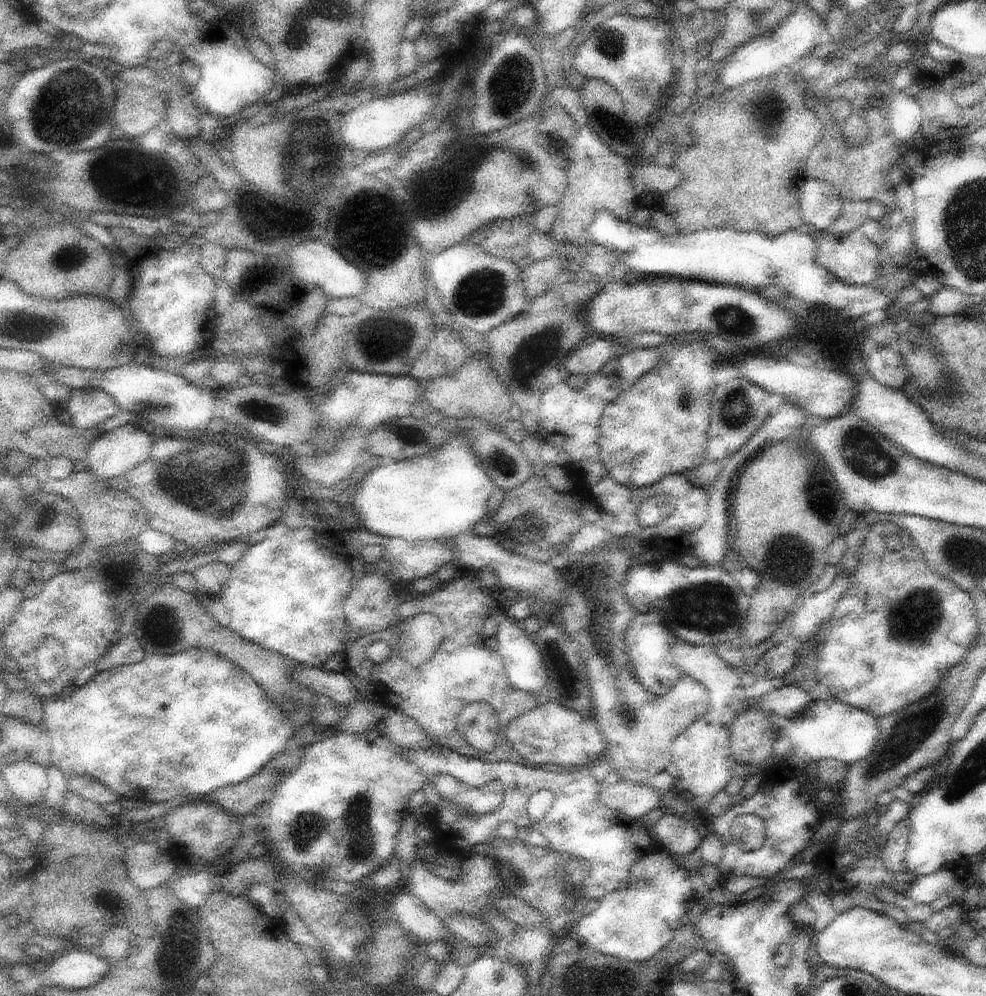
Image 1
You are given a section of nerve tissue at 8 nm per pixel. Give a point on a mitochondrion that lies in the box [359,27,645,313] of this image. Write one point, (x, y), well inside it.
(510, 88)

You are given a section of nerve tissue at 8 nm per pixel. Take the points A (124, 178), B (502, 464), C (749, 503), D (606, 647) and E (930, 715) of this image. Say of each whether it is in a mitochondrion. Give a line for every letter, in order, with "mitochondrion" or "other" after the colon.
A: mitochondrion
B: mitochondrion
C: other
D: mitochondrion
E: other

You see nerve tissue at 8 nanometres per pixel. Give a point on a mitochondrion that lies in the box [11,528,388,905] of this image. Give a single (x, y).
(353, 821)

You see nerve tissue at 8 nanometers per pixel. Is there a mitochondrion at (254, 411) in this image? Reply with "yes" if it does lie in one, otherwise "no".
yes

